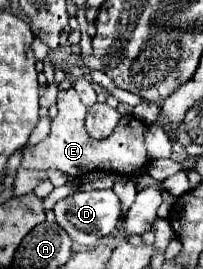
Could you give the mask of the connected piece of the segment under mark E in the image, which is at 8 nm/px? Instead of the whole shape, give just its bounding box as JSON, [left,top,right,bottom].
[22,87,150,177]

